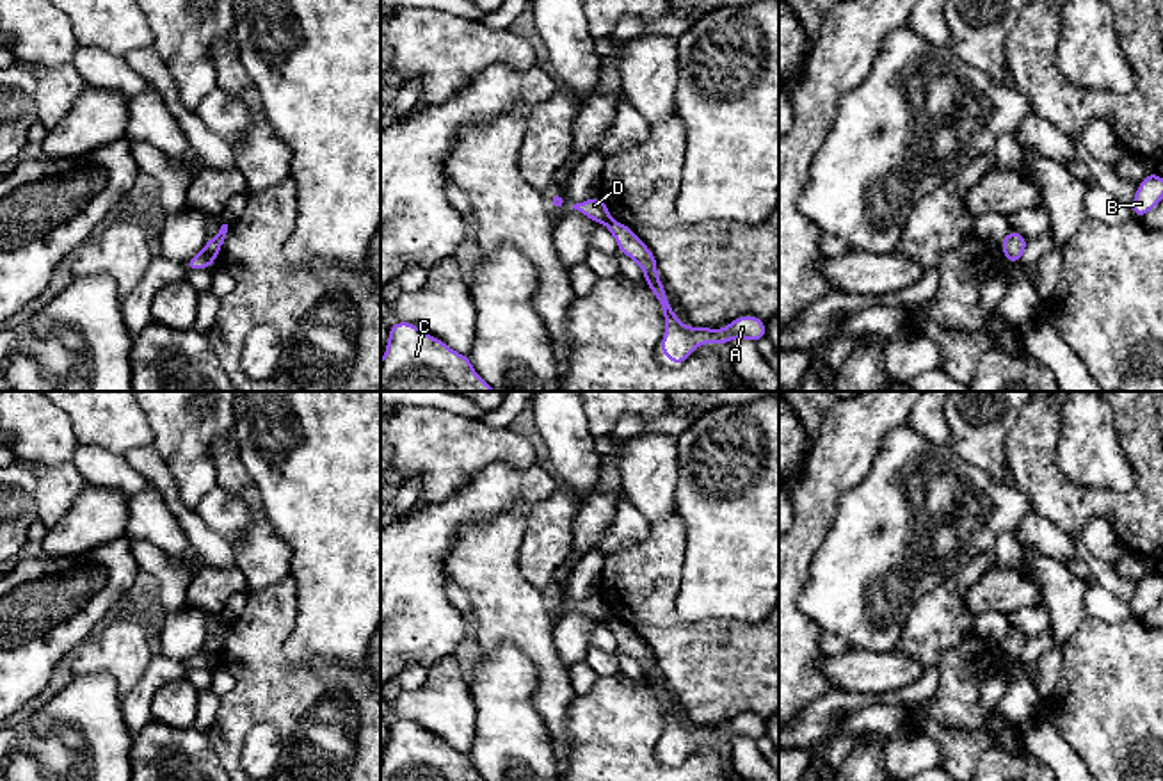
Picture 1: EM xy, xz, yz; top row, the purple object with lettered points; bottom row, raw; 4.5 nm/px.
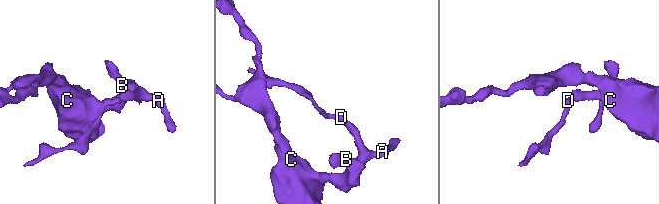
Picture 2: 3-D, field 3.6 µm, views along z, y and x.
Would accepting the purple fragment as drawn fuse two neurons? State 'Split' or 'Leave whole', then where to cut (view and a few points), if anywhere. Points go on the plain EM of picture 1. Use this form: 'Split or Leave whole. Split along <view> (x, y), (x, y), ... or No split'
Split. Split along xy (205, 646), (214, 657)

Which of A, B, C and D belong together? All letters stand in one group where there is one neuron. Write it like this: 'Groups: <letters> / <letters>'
Groups: A B C / D

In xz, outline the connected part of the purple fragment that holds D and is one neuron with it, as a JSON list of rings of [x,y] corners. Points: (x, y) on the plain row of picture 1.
[[[599,594],[576,601],[573,607],[596,623],[606,623],[612,617],[608,605]]]

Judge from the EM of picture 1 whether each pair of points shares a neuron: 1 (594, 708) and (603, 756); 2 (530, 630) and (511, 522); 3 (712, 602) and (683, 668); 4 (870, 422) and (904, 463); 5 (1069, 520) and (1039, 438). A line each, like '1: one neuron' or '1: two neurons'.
1: one neuron
2: one neuron
3: two neurons
4: two neurons
5: one neuron

